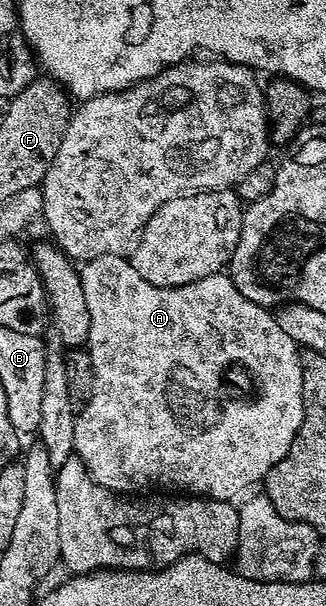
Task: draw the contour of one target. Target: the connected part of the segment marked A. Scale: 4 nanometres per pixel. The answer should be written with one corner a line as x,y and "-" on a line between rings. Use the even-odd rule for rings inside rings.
103,254
97,258
87,259
79,267
80,279
82,280
82,292
86,292
86,304
90,308
90,336
86,343
86,348
90,352
90,360
94,364
94,396
90,396
88,402
83,403
82,409
77,413
76,423
74,424
74,444
76,445
75,453
84,461
88,469
88,475
98,484
102,484
107,490
114,490
117,494
125,496
131,495
131,490
152,490
148,492
156,492
159,486
168,486
172,482
173,491
179,492
184,496
199,496
201,498
211,498
213,500
236,500
245,492
251,491
252,485
263,483
264,477
270,472
270,468
274,468
274,464
278,464
278,460
282,460
282,456
286,456
286,452
290,452
290,444
294,440
294,436
298,432
298,428
302,424
302,416
304,415
304,405
302,404
302,368
300,367
301,347
297,346
294,340
290,340
290,336
286,336
286,332
282,332
282,328
278,324
275,313
271,309
254,304
254,300
246,300
246,296
242,296
242,292
238,292
238,288
232,283
231,277
227,273
211,274
210,276
202,276
202,280
194,280
185,286
155,286
146,280
143,276
138,276
138,272
132,267
131,261
123,254
-
227,366
245,366
252,373
252,378
256,381
256,386
260,391
256,394
253,402
235,402
232,398
224,395
224,369

